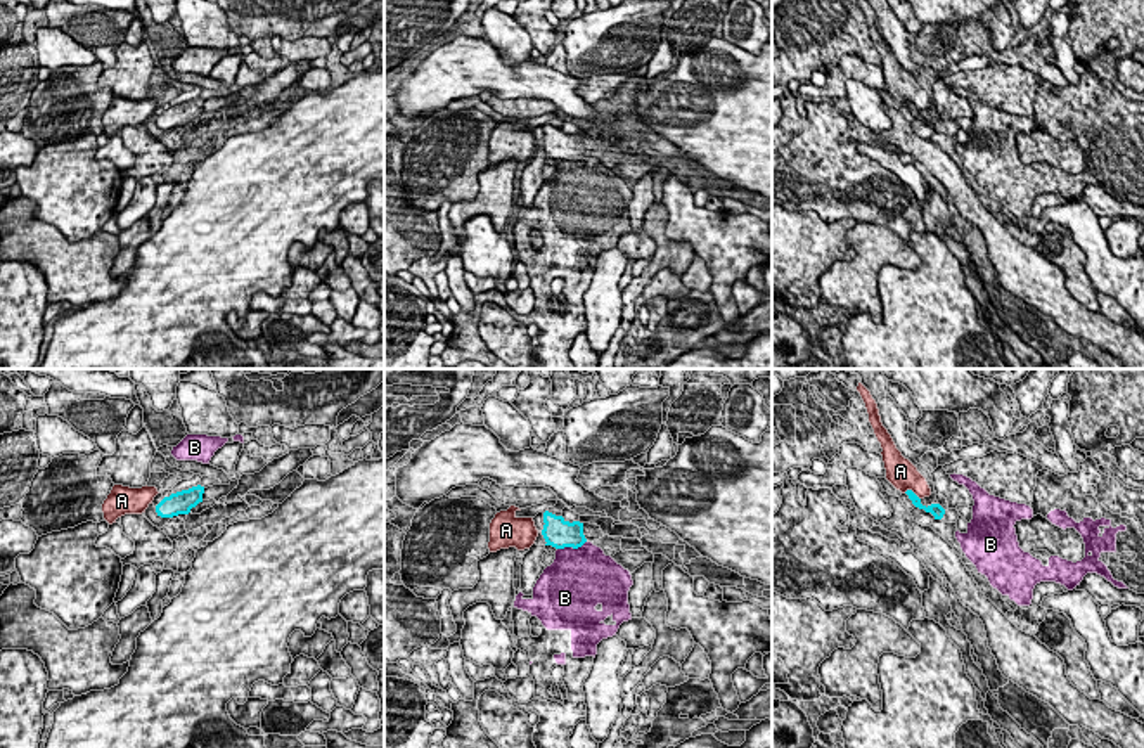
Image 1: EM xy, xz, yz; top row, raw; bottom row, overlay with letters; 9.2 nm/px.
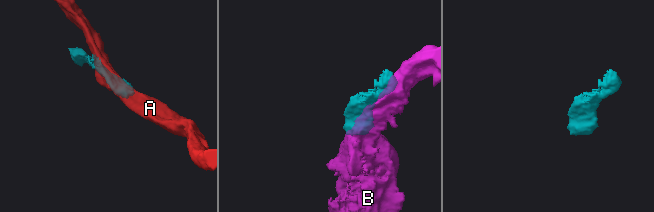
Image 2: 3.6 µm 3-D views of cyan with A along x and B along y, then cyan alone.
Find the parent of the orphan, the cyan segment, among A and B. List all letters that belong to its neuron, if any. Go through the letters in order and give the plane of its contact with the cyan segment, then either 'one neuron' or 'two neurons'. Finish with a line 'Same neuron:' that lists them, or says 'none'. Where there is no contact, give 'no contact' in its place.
A: contact in yz; two neurons
B: contact in xz; two neurons
Same neuron: none

